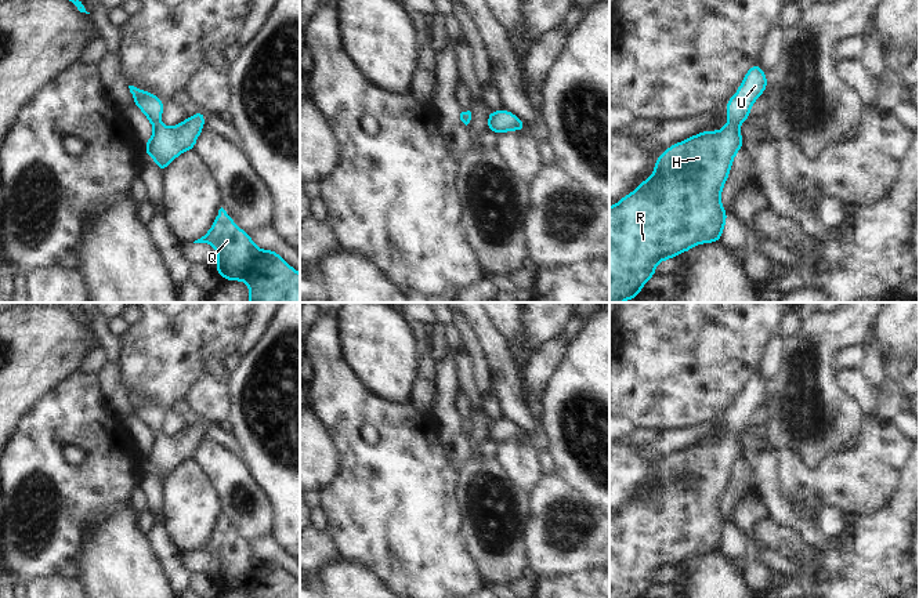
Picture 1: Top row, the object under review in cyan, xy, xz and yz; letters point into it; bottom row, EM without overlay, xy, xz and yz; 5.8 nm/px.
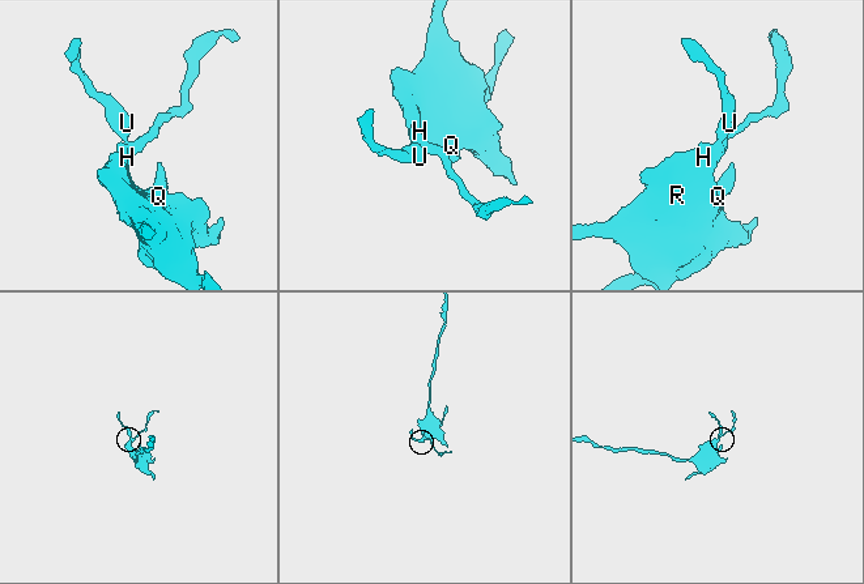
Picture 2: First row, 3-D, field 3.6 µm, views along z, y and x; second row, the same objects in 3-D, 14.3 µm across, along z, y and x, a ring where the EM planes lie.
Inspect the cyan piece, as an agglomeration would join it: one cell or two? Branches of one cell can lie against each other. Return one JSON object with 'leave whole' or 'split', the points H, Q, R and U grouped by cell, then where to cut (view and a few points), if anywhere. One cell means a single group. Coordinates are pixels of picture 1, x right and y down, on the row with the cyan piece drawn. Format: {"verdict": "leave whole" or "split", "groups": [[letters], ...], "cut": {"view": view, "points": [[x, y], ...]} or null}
{"verdict": "leave whole", "groups": [["H", "Q", "R", "U"]], "cut": null}

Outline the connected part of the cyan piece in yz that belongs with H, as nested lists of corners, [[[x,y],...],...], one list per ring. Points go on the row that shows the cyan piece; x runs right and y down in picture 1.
[[[756,62],[737,94],[726,104],[730,119],[721,131],[698,133],[669,146],[655,160],[654,174],[609,207],[609,302],[637,298],[645,280],[655,276],[658,262],[699,243],[720,242],[728,217],[720,193],[728,180],[732,159],[743,144],[738,124],[749,119],[752,105],[764,94],[766,87],[767,75]]]

